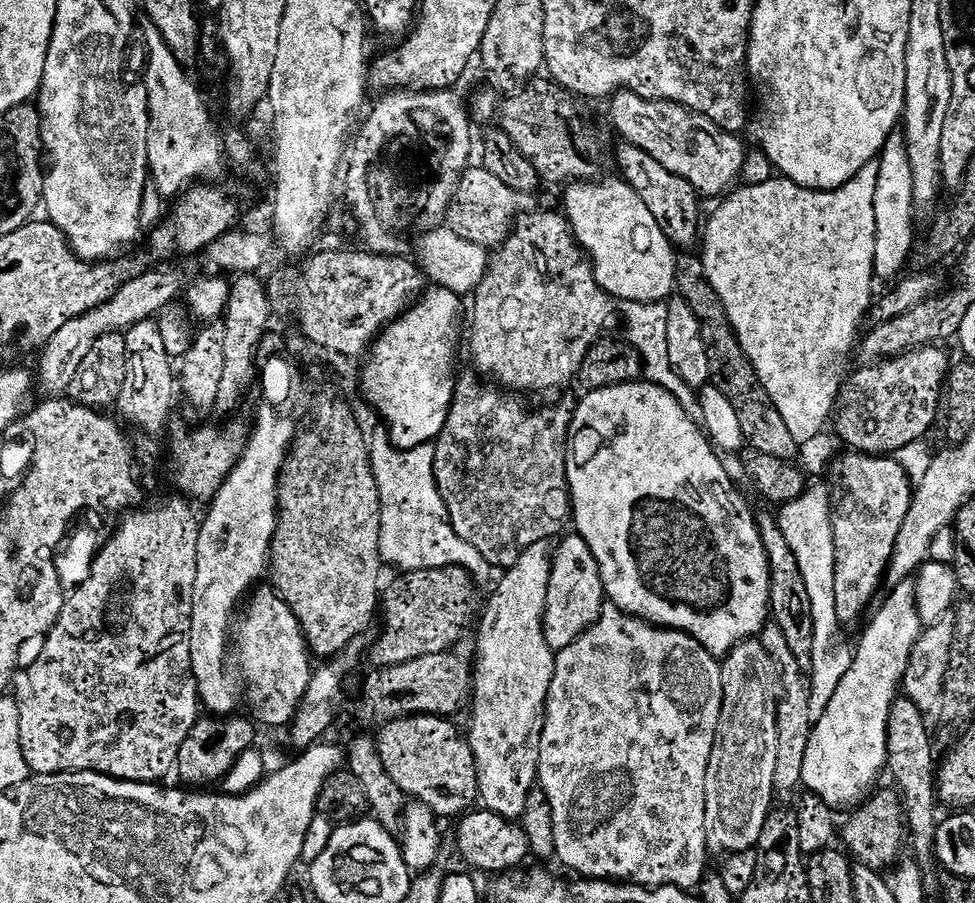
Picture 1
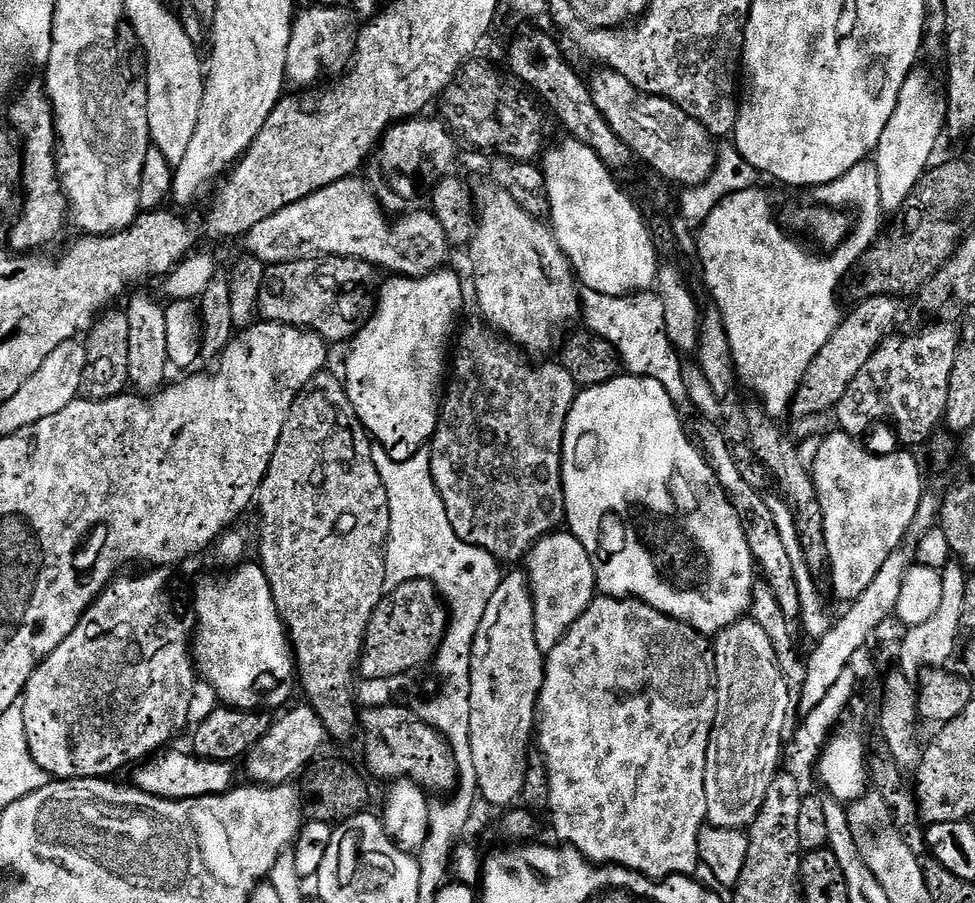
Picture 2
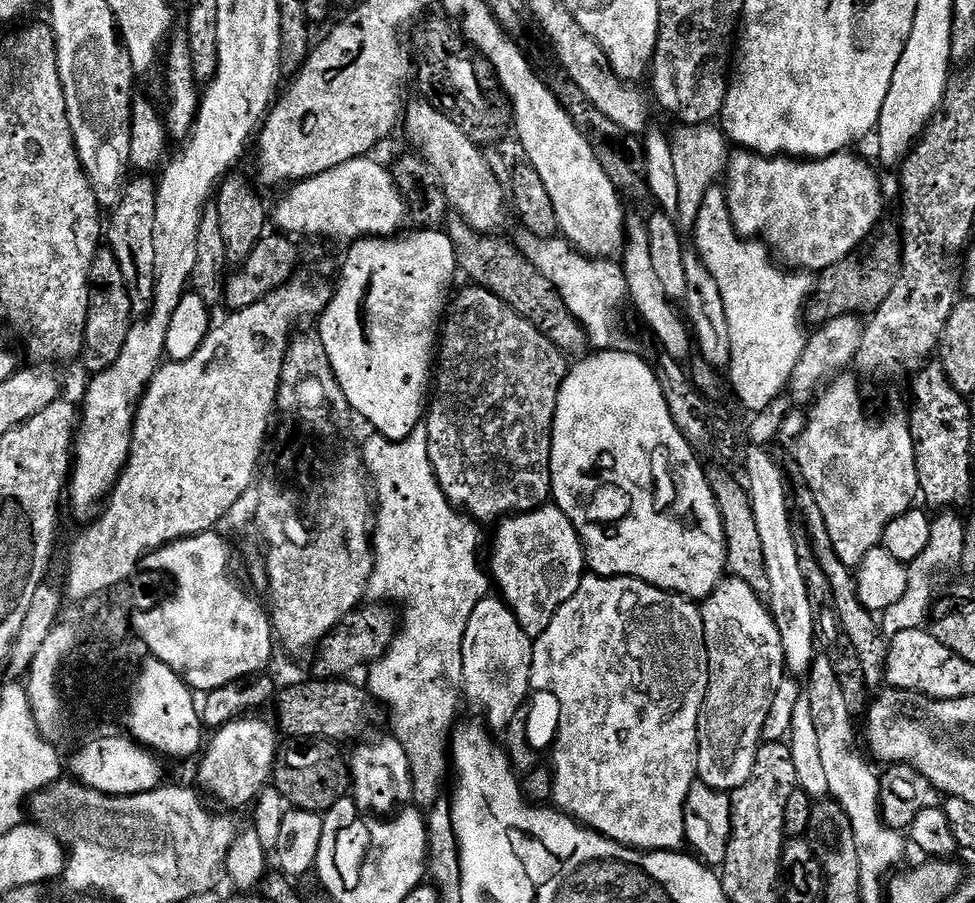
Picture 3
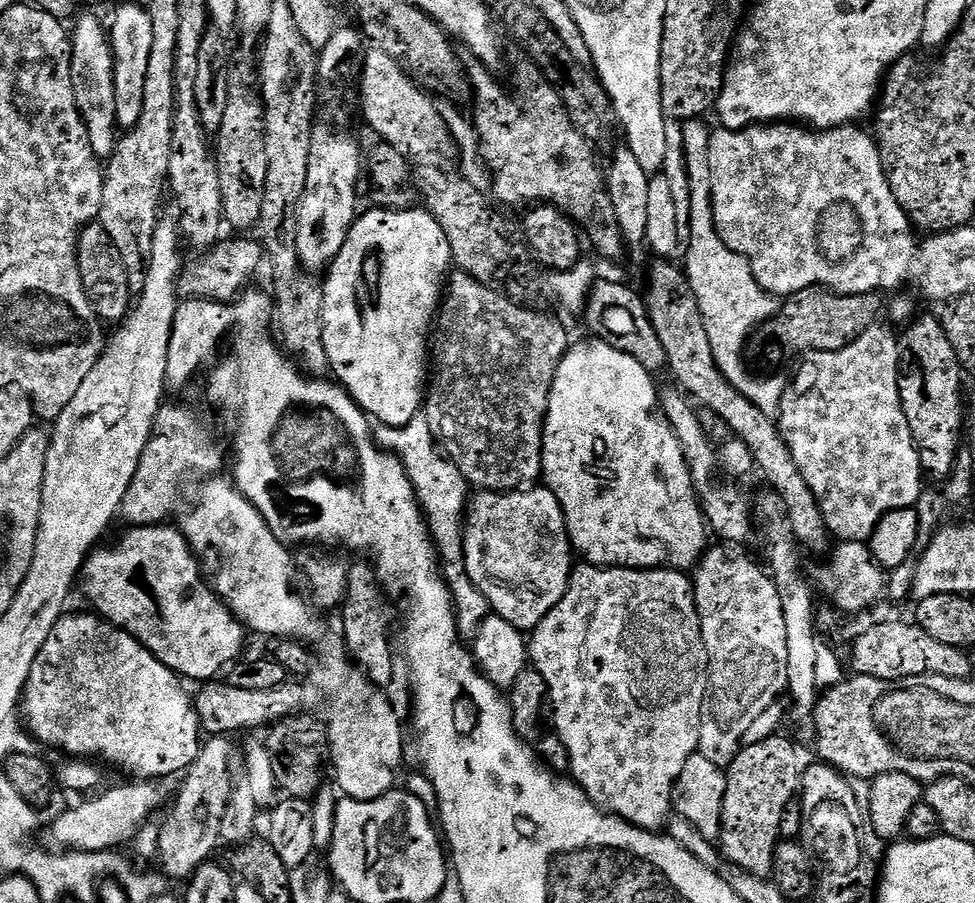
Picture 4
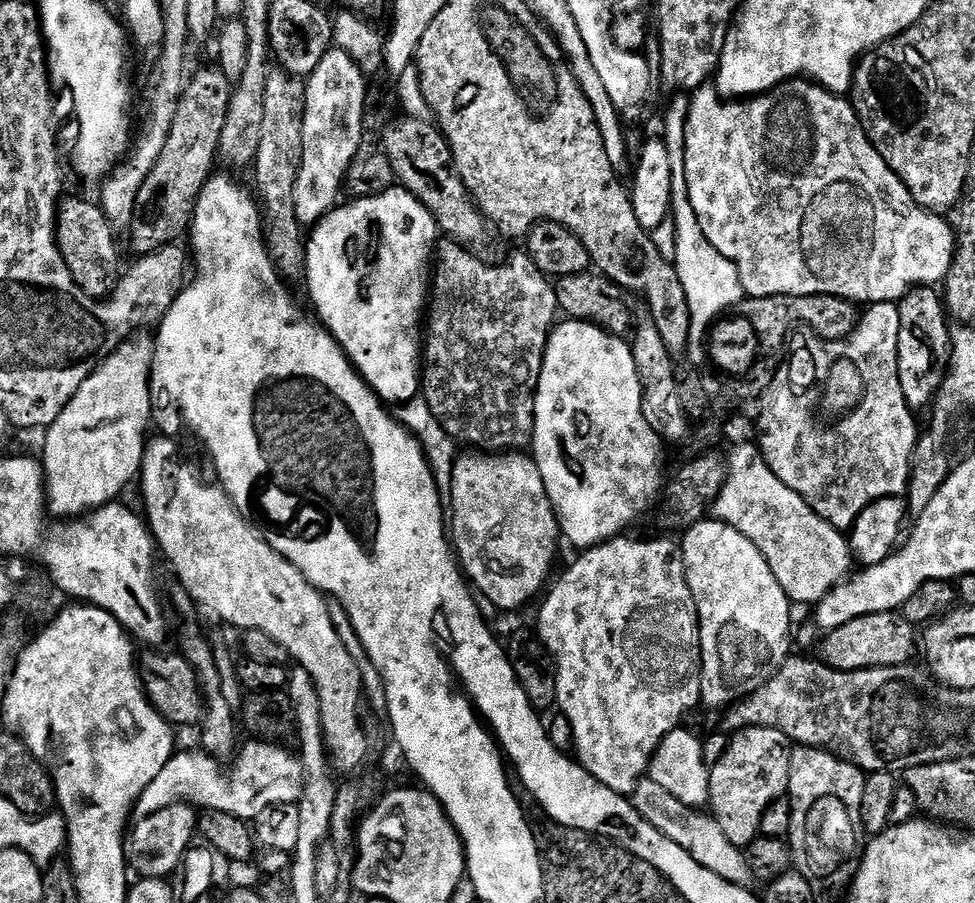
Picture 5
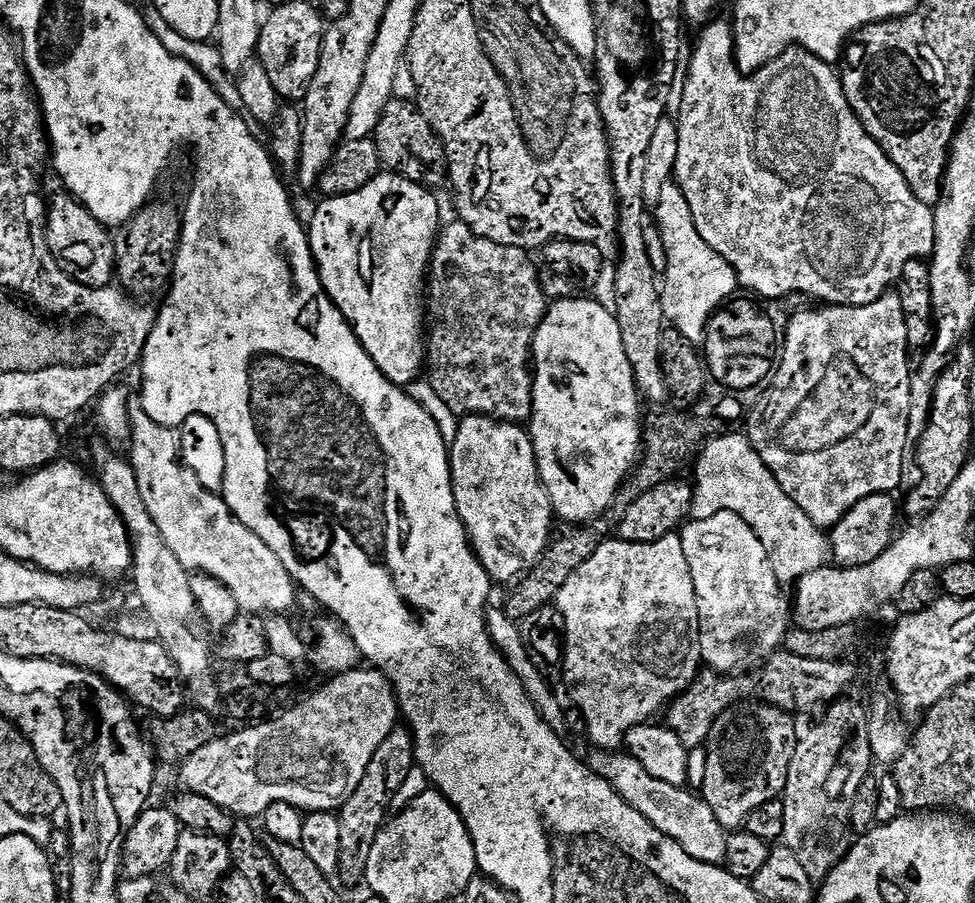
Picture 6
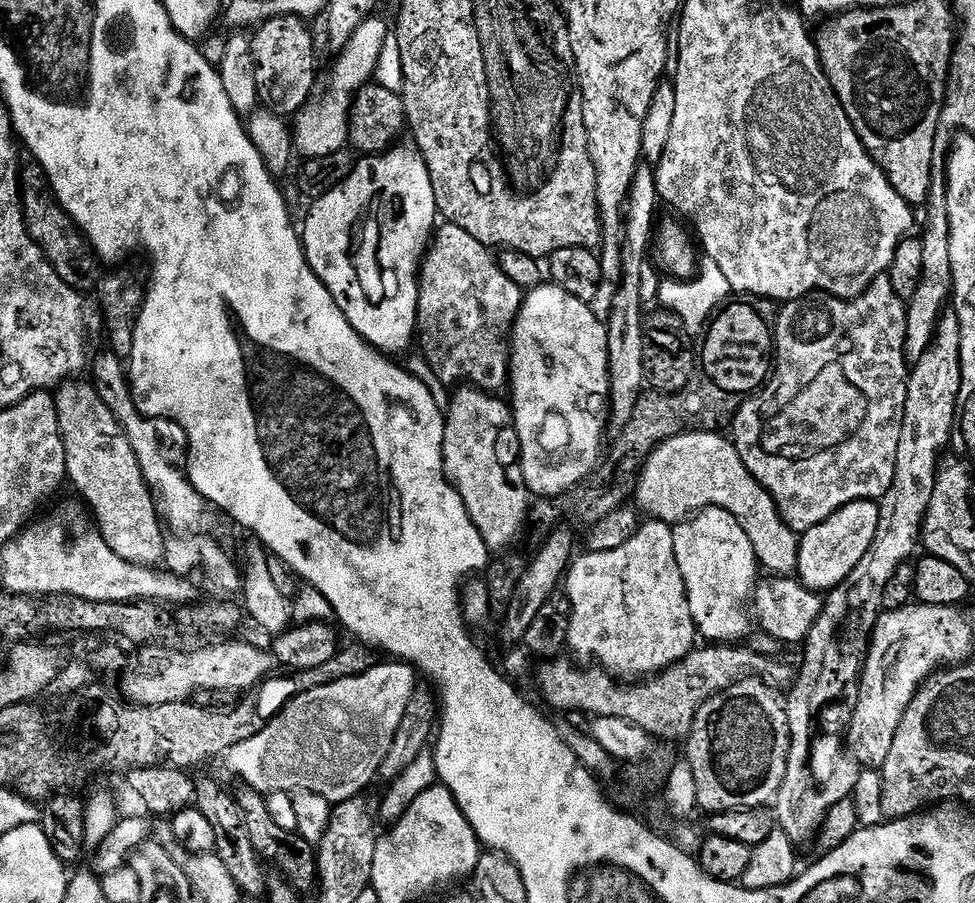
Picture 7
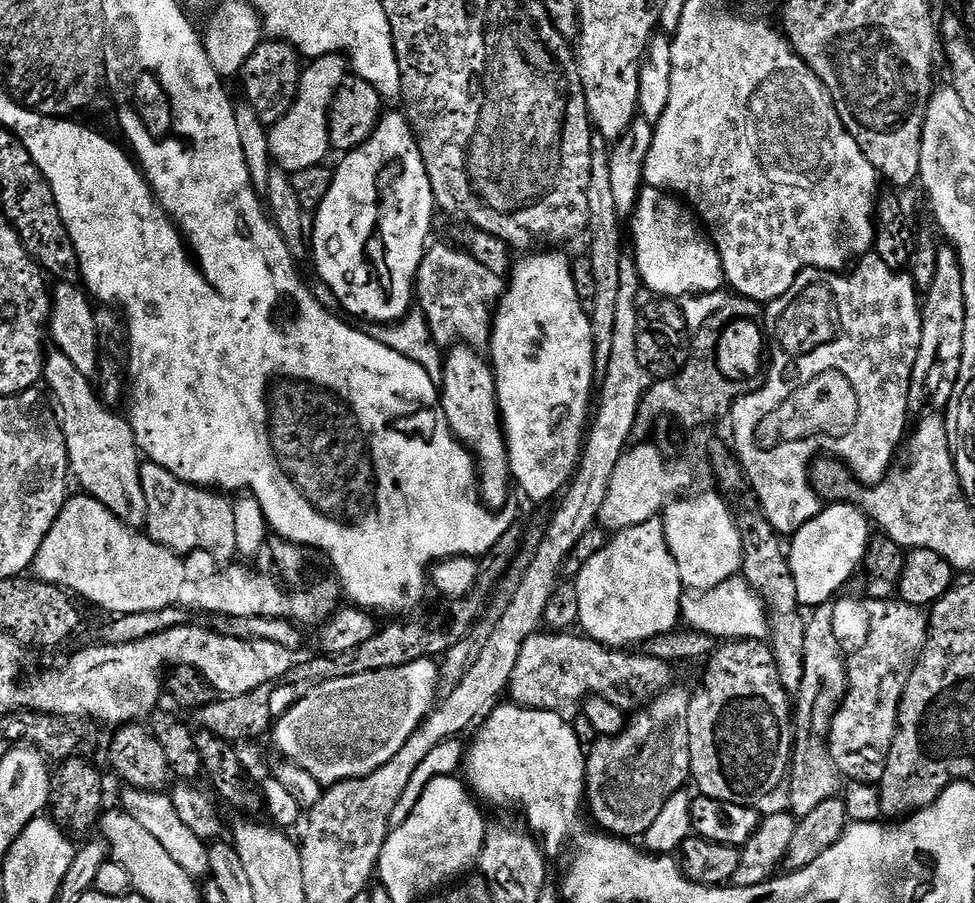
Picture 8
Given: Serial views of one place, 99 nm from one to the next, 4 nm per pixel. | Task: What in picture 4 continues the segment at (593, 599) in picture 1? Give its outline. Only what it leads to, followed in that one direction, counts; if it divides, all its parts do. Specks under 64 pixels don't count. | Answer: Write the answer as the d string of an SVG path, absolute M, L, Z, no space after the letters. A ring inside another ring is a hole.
M525 486L515 492L485 492L480 490L469 499L464 522L464 561L466 562L466 572L470 574L470 580L474 582L477 590L487 598L489 609L495 615L508 620L510 626L514 626L519 632L531 633L532 629L538 626L538 622L542 622L542 618L546 618L546 614L550 614L550 610L554 610L554 606L558 606L558 602L566 594L568 583L572 577L574 567L572 556L574 557L574 549L568 534L568 523L564 521L564 511L558 502L558 498L548 487Z

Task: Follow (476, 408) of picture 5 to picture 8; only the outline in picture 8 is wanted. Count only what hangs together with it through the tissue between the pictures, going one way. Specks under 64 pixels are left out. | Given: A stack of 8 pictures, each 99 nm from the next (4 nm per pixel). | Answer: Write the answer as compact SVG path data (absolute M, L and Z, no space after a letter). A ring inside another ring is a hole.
M434 244L425 251L414 281L414 296L428 320L432 338L440 346L461 344L473 350L487 349L496 306L506 291L505 281L498 274L490 274L463 247Z

